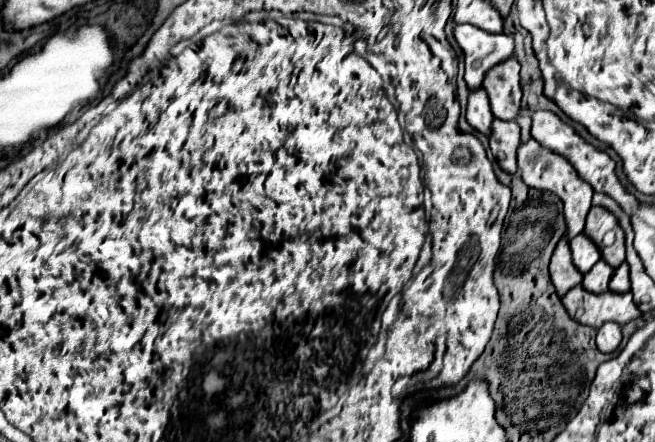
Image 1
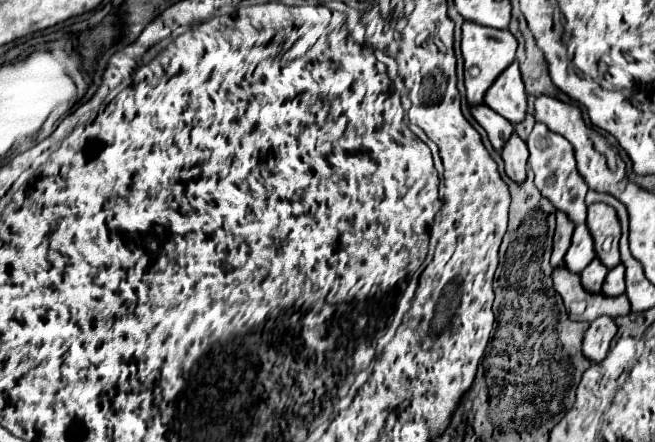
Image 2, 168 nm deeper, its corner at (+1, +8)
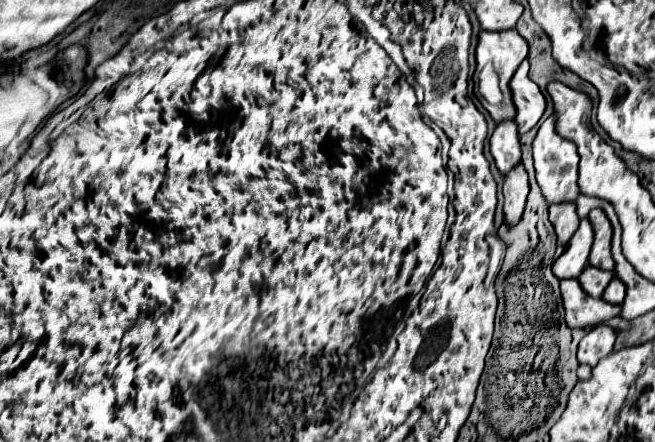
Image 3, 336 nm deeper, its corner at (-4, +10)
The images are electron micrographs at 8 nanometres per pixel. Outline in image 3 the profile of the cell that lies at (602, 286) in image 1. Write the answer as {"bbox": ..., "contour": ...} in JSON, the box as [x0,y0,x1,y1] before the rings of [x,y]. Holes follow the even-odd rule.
{"bbox":[578,266,614,298],"contour":[[[586,266],[584,272],[578,276],[578,282],[586,294],[590,294],[592,298],[602,298],[602,292],[612,278],[614,278],[614,272],[606,272],[606,270],[600,270],[594,266]]]}

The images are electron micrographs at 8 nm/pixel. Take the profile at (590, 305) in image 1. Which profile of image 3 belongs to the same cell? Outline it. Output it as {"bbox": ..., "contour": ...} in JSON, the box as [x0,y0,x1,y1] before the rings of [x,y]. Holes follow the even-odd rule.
{"bbox":[560,278,620,328],"contour":[[[576,278],[560,282],[564,320],[570,328],[596,326],[604,320],[610,320],[620,314],[620,306],[608,304],[602,298],[588,296]]]}

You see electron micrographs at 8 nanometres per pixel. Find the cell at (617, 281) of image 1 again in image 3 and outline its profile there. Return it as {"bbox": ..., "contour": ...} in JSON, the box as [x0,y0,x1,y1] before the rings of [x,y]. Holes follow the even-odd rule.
{"bbox":[602,278,626,304],"contour":[[[612,278],[612,282],[608,284],[608,288],[604,290],[604,296],[602,296],[602,298],[604,298],[606,302],[610,302],[610,304],[622,304],[624,294],[626,294],[626,286],[624,286],[620,280]]]}

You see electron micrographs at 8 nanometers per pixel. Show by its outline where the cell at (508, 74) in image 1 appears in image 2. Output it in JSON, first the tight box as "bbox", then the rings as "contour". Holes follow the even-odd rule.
{"bbox":[485,60,527,124],"contour":[[[515,60],[499,78],[491,84],[485,94],[485,104],[497,114],[507,118],[511,124],[519,124],[527,112],[527,94],[519,72],[519,62]]]}

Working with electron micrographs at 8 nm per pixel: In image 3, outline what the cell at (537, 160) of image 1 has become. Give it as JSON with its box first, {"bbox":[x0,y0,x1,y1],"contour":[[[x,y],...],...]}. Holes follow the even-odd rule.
{"bbox":[534,114,578,204],"contour":[[[552,114],[548,120],[544,120],[544,124],[538,130],[538,136],[534,140],[534,168],[536,168],[536,180],[538,186],[542,188],[544,198],[548,200],[548,204],[556,204],[556,202],[574,202],[578,198],[578,152],[576,146],[566,140],[560,138],[560,134],[556,132],[556,116]]]}

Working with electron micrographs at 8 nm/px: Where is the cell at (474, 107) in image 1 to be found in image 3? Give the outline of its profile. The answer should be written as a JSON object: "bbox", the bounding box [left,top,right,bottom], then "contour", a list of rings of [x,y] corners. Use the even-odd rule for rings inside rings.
{"bbox":[490,122,520,176],"contour":[[[502,122],[496,126],[490,138],[490,152],[502,176],[520,164],[520,142],[514,122]]]}

